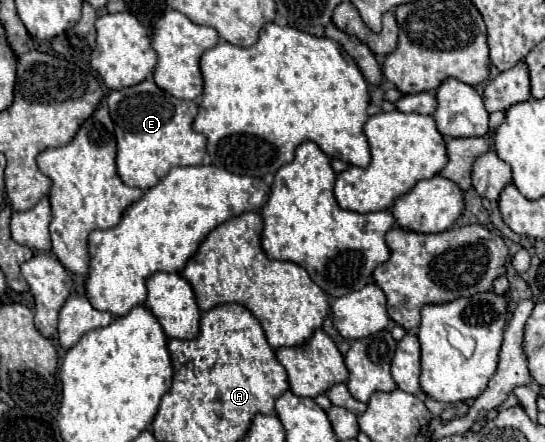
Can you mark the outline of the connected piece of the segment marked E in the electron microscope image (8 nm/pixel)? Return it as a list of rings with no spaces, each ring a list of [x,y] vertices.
[[[144,80],[132,88],[114,90],[108,94],[106,104],[114,120],[114,134],[118,140],[118,174],[124,184],[148,190],[156,186],[162,176],[174,166],[198,166],[206,156],[206,136],[192,130],[192,122],[198,114],[194,100],[180,100],[166,90],[158,88],[152,80]]]

